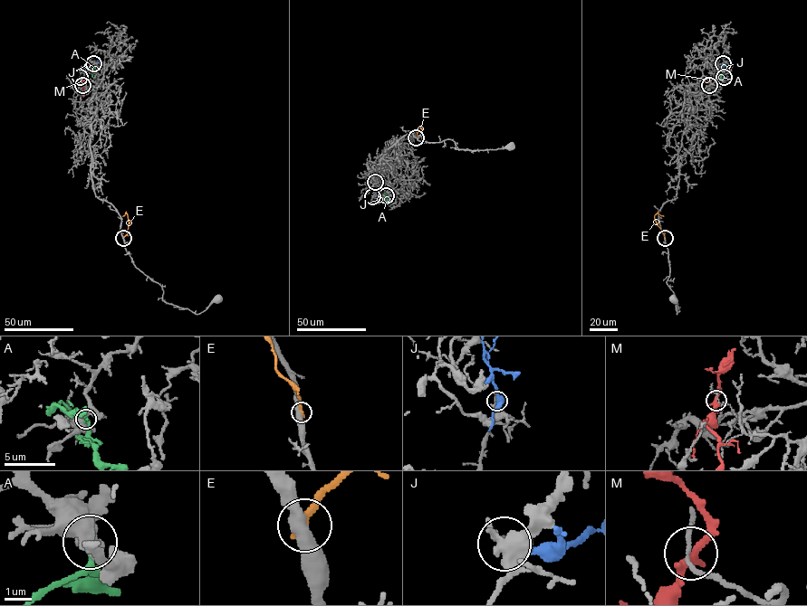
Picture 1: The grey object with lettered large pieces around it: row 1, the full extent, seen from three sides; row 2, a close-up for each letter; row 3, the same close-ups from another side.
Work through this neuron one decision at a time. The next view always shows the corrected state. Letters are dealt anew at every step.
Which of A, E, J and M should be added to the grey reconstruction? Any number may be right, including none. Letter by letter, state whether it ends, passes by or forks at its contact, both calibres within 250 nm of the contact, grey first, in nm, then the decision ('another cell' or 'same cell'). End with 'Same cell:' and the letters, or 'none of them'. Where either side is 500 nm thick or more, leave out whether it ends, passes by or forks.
A: it passes by; 440 nm thick on the grey side, 160 nm on the other; another cell
E: it ends there; 480 nm thick on the grey side, 300 nm on the other; another cell
J: it ends there; 170 nm thick on the grey side, 180 nm on the other; another cell
M: it passes by; 130 nm thick on the grey side, 320 nm on the other; another cell
Same cell: none of them

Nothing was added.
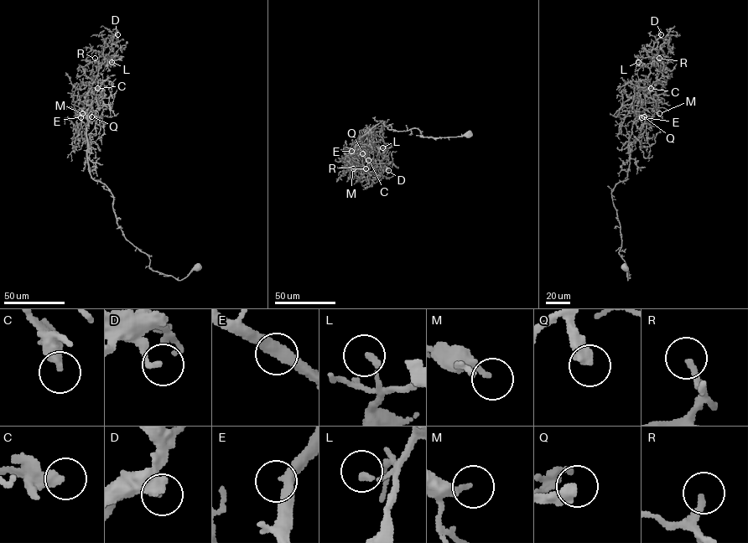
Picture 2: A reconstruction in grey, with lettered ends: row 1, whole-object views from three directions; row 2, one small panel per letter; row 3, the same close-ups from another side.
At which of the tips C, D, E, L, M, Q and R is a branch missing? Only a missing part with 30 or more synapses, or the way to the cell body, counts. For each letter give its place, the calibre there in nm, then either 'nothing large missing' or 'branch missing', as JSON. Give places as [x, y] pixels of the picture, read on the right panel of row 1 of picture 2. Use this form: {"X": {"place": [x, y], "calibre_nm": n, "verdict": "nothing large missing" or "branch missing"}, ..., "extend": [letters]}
{"C": {"place": [651, 88], "calibre_nm": 400, "verdict": "nothing large missing"}, "D": {"place": [661, 34], "calibre_nm": 170, "verdict": "nothing large missing"}, "E": {"place": [641, 117], "calibre_nm": 360, "verdict": "nothing large missing"}, "L": {"place": [638, 62], "calibre_nm": 190, "verdict": "nothing large missing"}, "M": {"place": [659, 113], "calibre_nm": 220, "verdict": "nothing large missing"}, "Q": {"place": [644, 116], "calibre_nm": 400, "verdict": "branch missing"}, "R": {"place": [659, 58], "calibre_nm": 220, "verdict": "branch missing"}, "extend": ["Q", "R"]}

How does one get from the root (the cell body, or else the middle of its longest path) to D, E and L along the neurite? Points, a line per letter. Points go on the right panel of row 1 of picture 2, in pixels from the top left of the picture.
D: (624, 266), (611, 192), (627, 177), (631, 125), (645, 101), (644, 83), (664, 41), (661, 34)
E: (624, 266), (627, 280), (619, 253), (620, 225), (611, 192), (627, 177), (629, 145), (640, 135), (641, 117)
L: (624, 266), (611, 192), (627, 177), (631, 125), (645, 101), (654, 60), (638, 62)

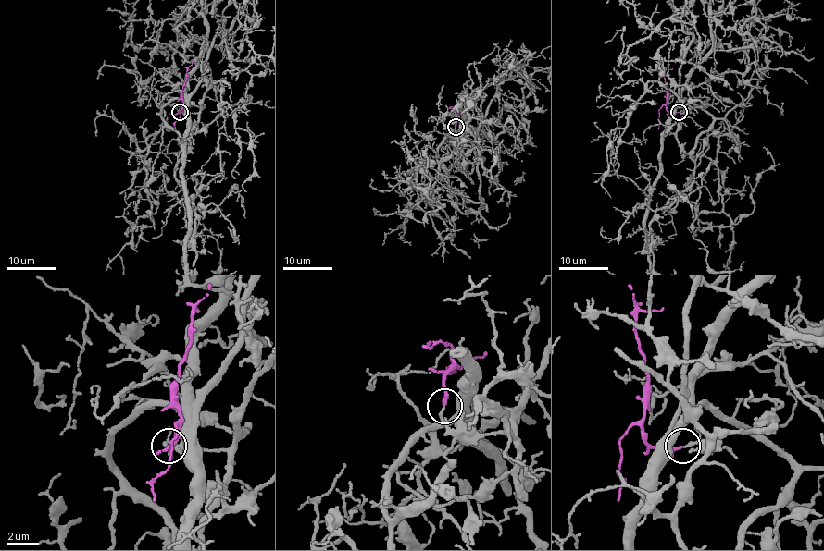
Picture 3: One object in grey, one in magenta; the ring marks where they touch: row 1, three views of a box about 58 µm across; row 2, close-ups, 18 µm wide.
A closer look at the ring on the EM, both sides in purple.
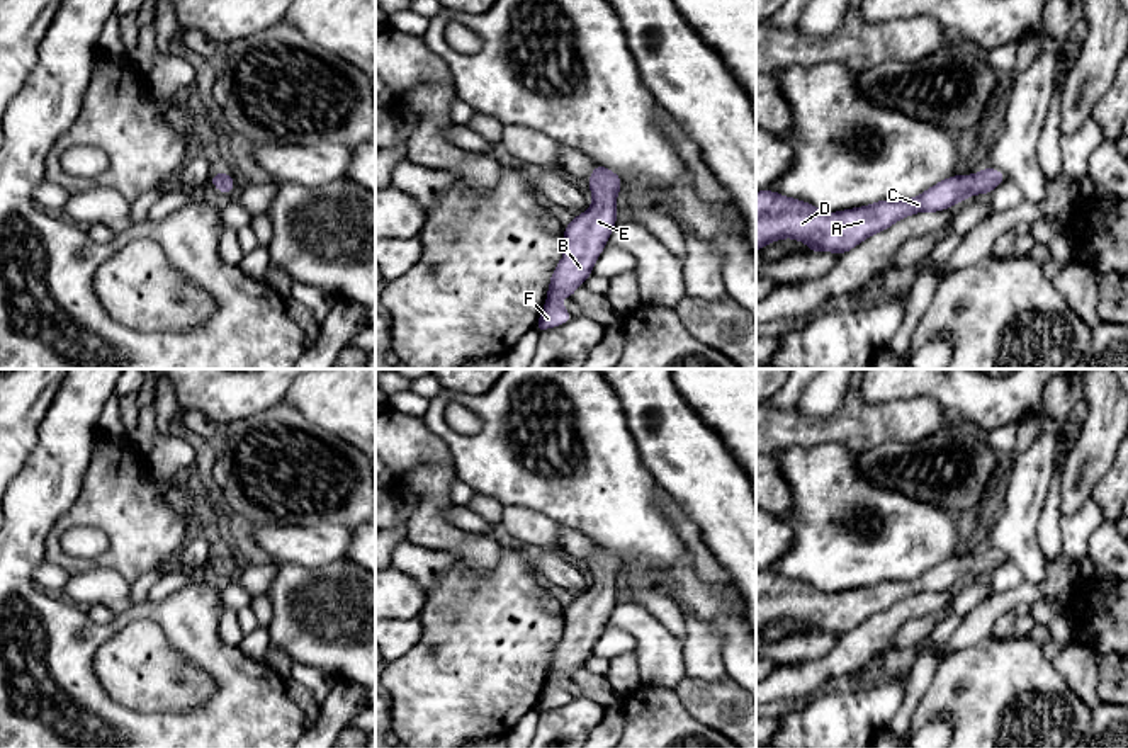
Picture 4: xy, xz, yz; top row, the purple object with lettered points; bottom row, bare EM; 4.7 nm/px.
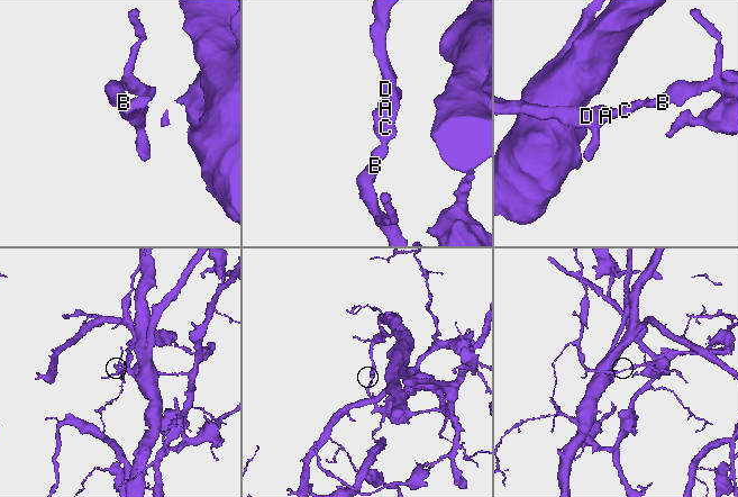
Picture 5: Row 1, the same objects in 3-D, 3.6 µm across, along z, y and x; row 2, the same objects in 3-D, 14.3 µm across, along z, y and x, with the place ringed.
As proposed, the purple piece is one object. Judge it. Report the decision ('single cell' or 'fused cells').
single cell

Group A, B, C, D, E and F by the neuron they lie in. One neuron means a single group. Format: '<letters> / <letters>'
A B C D E F

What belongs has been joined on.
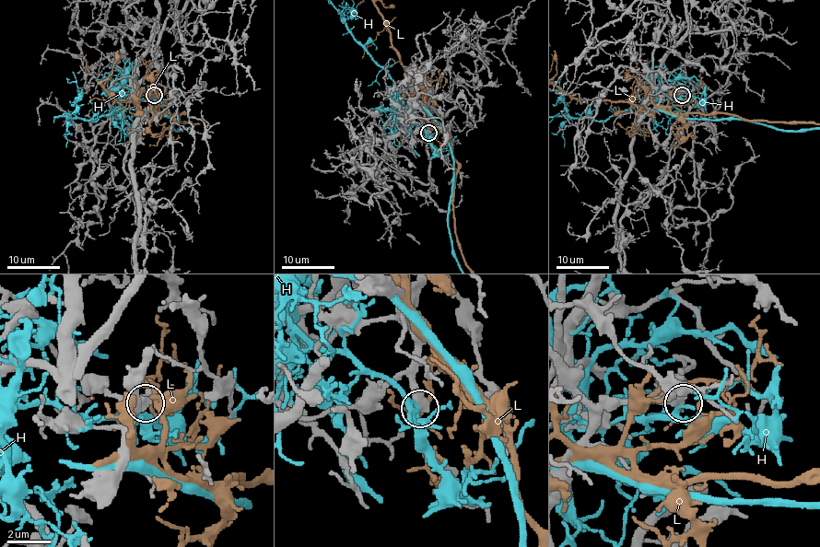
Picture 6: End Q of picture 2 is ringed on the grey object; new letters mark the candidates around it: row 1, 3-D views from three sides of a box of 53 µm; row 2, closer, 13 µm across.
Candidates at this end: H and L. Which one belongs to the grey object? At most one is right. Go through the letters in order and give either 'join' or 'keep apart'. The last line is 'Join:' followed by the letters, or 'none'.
H: keep apart
L: keep apart
Join: none

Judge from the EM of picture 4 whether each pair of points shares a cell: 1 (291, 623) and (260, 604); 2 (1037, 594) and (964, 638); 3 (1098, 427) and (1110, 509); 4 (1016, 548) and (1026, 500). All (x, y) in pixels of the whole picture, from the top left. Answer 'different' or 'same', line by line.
1: different
2: same
3: different
4: same

